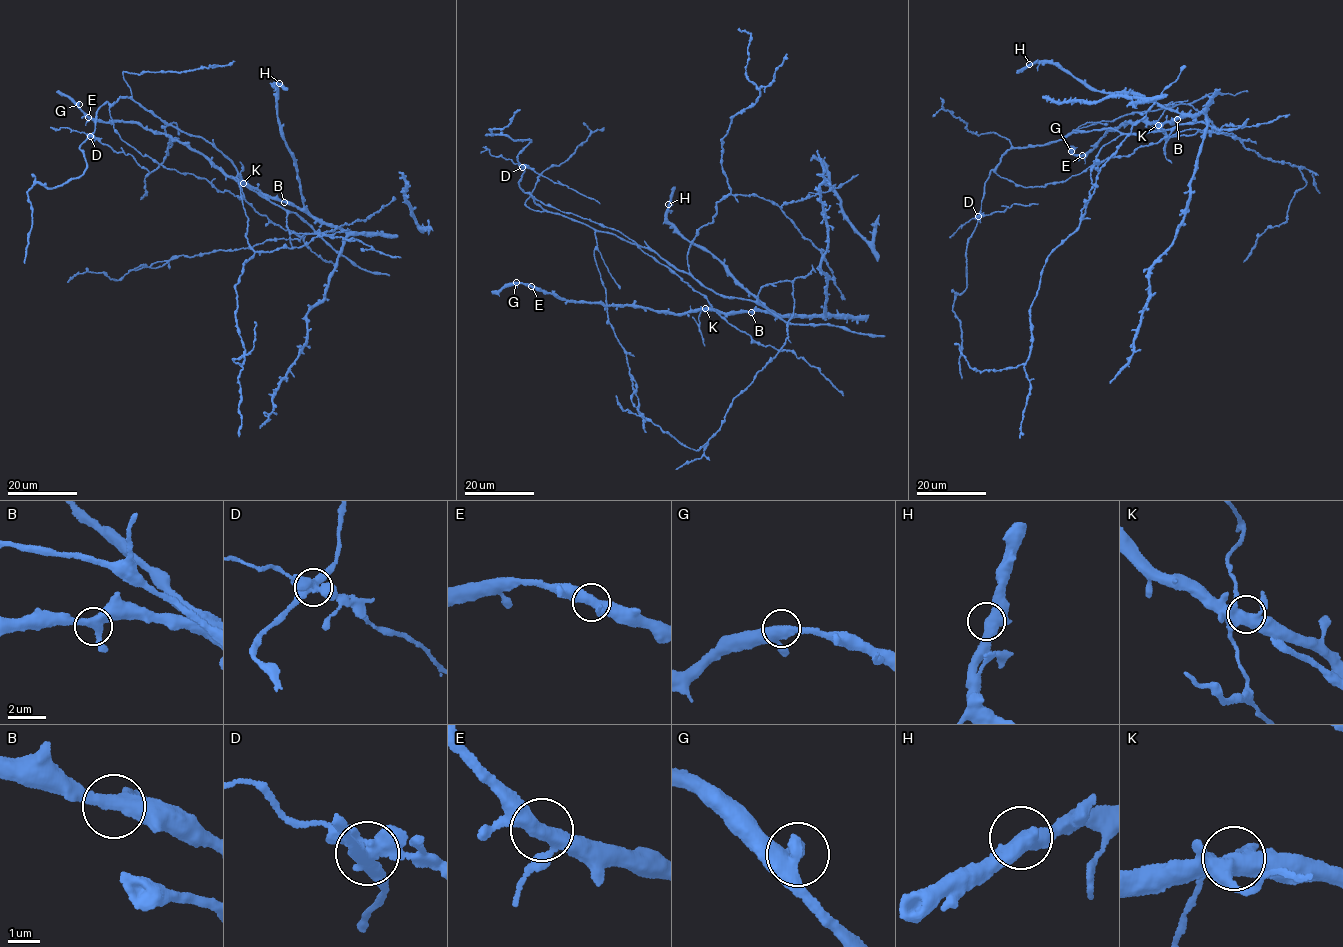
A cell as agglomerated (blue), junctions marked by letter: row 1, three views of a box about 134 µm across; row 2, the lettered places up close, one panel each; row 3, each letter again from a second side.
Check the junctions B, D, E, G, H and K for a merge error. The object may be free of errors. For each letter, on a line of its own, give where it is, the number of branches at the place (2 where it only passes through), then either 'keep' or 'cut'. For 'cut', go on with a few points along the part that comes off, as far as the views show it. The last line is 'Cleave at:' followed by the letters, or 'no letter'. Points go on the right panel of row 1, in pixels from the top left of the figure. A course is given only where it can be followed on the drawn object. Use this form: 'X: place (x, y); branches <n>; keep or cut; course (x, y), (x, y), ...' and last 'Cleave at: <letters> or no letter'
B: place (1177, 119); branches 3; keep
D: place (978, 216); branches 5; cut; course (978, 216), (1004, 211), (1014, 203), (1023, 206), (1038, 203)
E: place (1082, 155); branches 3; keep
G: place (1071, 151); branches 3; keep
H: place (1029, 64); branches 3; keep
K: place (1158, 125); branches 5; keep
Cleave at: D

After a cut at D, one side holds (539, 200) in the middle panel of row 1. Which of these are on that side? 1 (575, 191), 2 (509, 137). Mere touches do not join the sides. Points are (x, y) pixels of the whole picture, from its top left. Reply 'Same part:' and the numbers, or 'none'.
Same part: 2

